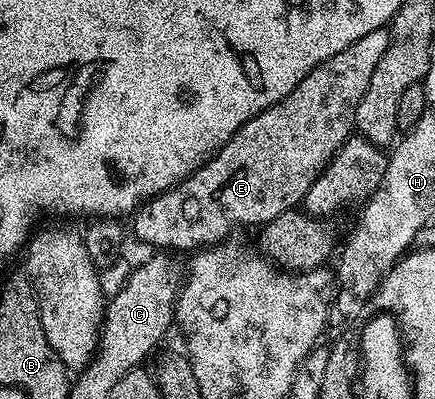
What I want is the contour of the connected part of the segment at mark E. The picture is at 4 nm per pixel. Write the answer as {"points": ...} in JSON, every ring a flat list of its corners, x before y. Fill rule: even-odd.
{"points":[[389,29,373,30,368,32,368,36,360,36,356,44,344,48,344,52,336,52,336,56,312,68,312,72,308,72,308,76,304,76,304,80,300,80,300,84,296,84,284,100,248,120,248,124,239,128,232,140,217,150,198,171,189,174,178,186,138,207,132,215,135,236,166,252,194,252,227,241,237,226,261,228,276,216,295,209,305,199,308,188,312,188,332,156,336,156,338,149,355,133,356,108,360,100,364,100,364,92,368,92,368,84,372,81,372,72,376,72,376,64,380,64,380,56,384,56,389,43]]}

